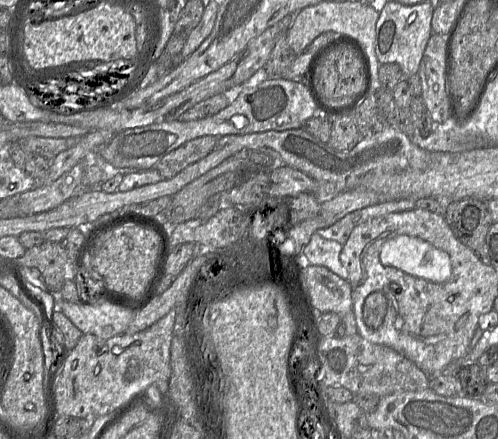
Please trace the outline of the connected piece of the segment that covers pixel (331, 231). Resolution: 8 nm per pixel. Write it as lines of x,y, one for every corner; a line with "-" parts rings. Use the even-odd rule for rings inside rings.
403,198
385,201
353,211
333,225
318,229
316,233
325,239
334,240
344,245
356,226
388,213
403,212
413,209
416,209
414,199

